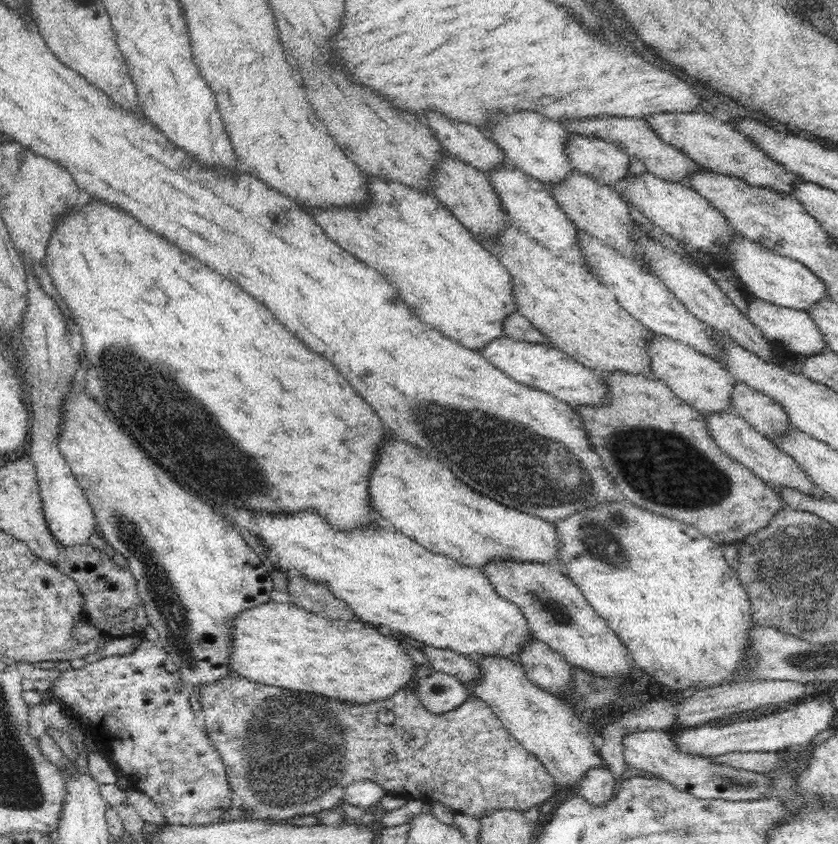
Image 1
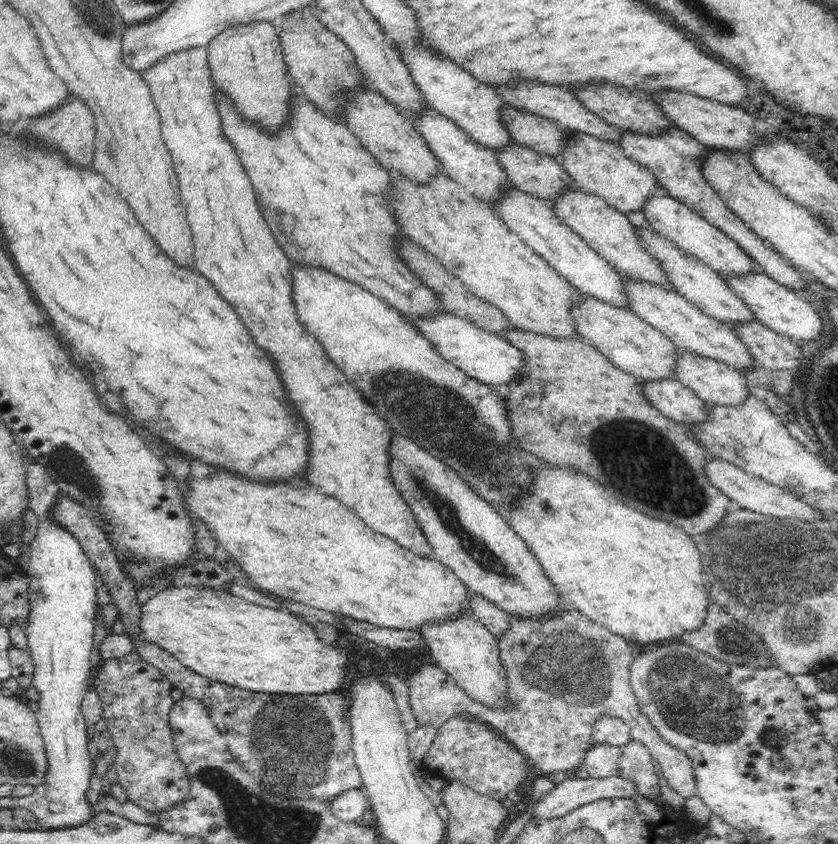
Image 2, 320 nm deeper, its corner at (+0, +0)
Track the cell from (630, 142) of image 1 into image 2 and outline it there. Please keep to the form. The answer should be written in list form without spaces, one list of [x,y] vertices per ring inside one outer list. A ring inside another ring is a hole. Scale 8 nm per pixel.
[[[522,82],[518,86],[514,86],[514,88],[511,88],[511,86],[508,86],[508,88],[507,86],[493,86],[492,88],[511,107],[548,120],[552,119],[553,122],[559,123],[570,132],[581,132],[612,144],[616,144],[621,137],[621,129],[608,124],[597,114],[590,112],[572,93],[558,86],[547,86],[542,82]]]

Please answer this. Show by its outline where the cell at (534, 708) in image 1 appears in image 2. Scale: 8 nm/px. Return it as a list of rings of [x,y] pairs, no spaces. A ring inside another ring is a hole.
[[[462,611],[445,621],[428,623],[417,630],[432,655],[432,660],[440,665],[456,681],[462,691],[488,707],[505,709],[511,705],[507,698],[505,668],[499,657],[499,638],[493,636],[468,611]]]

